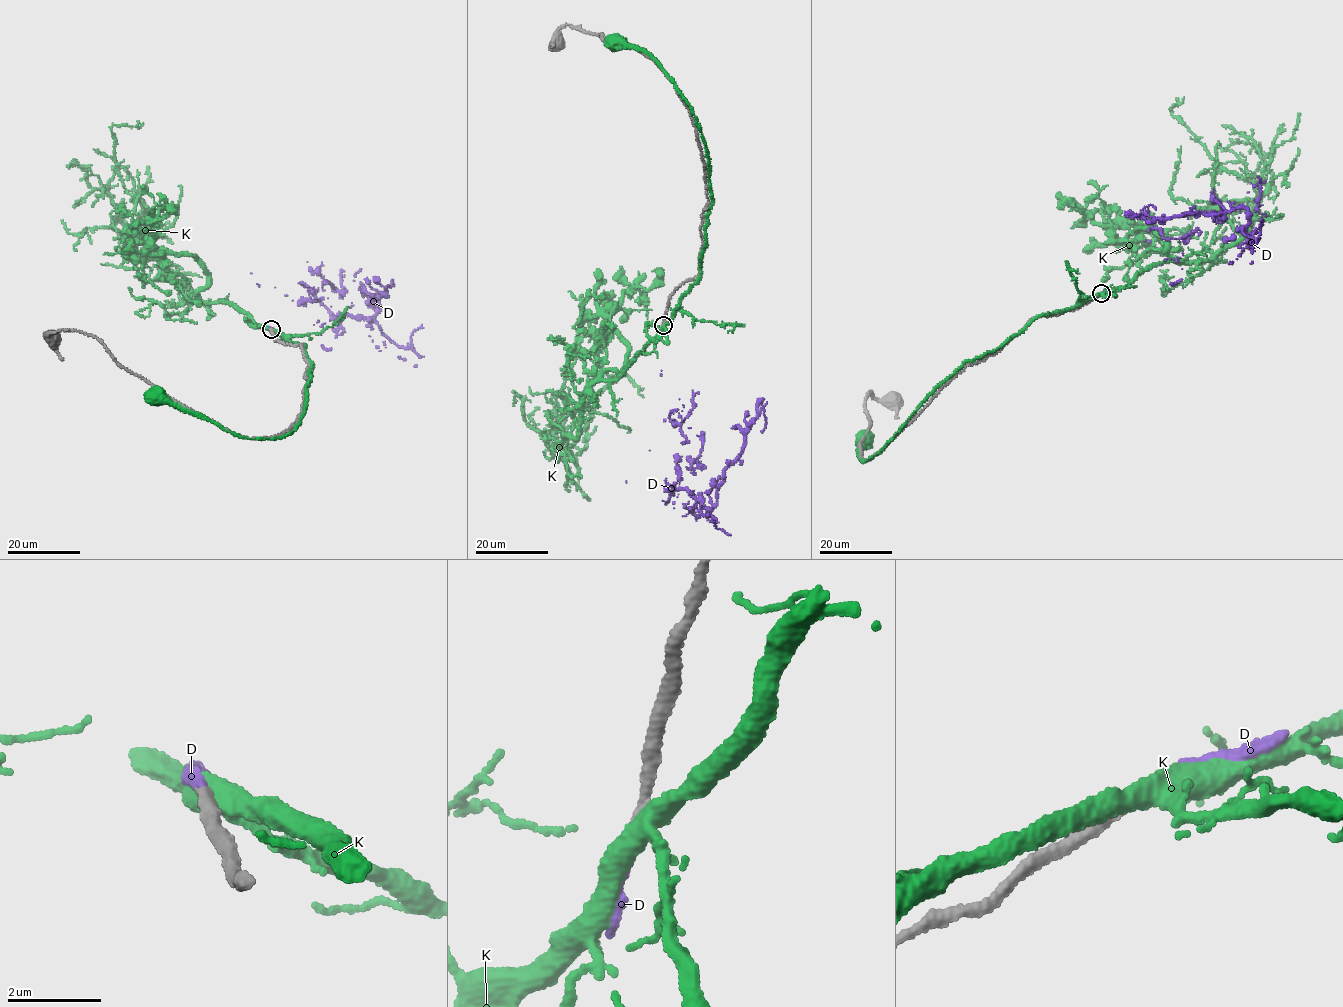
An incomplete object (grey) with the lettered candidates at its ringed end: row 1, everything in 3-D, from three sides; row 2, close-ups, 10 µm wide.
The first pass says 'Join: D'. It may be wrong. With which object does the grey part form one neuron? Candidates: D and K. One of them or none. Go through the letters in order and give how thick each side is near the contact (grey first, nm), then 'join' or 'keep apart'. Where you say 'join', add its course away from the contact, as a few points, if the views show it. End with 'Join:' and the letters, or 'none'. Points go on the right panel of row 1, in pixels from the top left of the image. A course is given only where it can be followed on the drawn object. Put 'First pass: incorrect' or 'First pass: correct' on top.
First pass: correct
D: 240/240 nm | join | via (1101, 293), (1150, 229), (1177, 239), (1198, 212), (1248, 222), (1244, 207), (1134, 217), (1155, 209)
K: 240/420 nm | keep apart
Join: D

